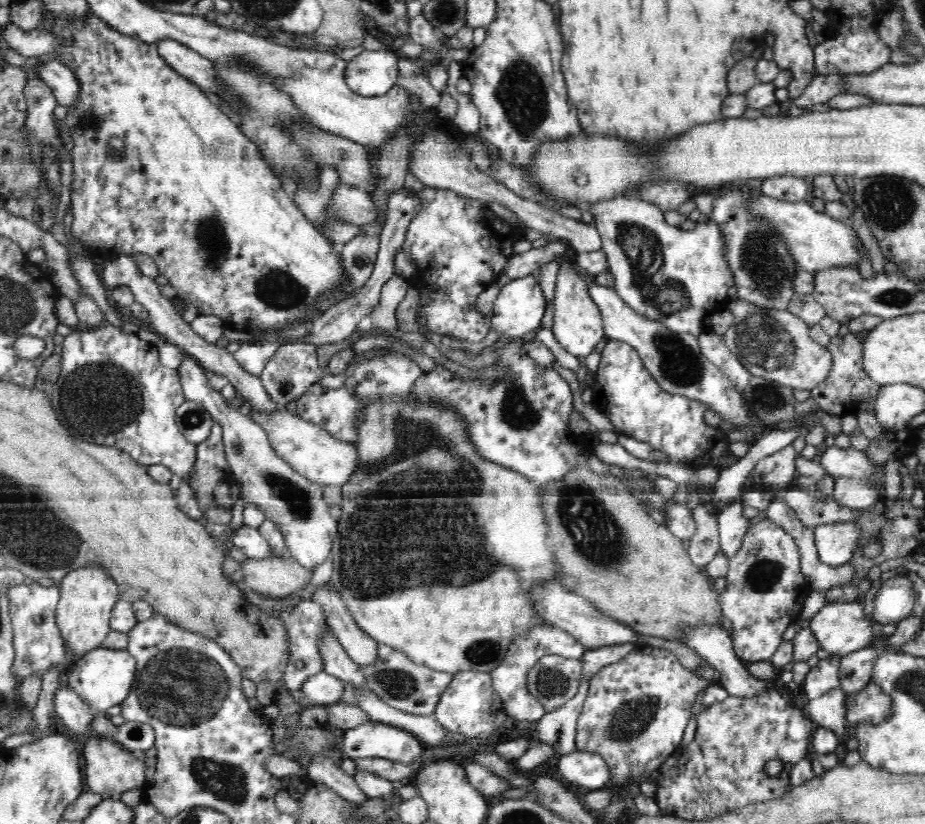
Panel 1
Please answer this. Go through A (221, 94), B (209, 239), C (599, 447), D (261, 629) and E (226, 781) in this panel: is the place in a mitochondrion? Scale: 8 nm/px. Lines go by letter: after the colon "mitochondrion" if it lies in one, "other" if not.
A: other
B: mitochondrion
C: other
D: other
E: mitochondrion

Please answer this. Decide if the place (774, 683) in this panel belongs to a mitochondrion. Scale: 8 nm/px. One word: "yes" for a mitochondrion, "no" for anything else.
no

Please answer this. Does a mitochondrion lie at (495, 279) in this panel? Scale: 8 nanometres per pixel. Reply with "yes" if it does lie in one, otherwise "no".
no

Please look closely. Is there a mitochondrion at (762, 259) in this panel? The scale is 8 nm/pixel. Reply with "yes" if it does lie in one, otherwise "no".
yes

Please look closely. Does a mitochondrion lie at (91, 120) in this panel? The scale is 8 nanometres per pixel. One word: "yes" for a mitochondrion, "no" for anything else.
yes

